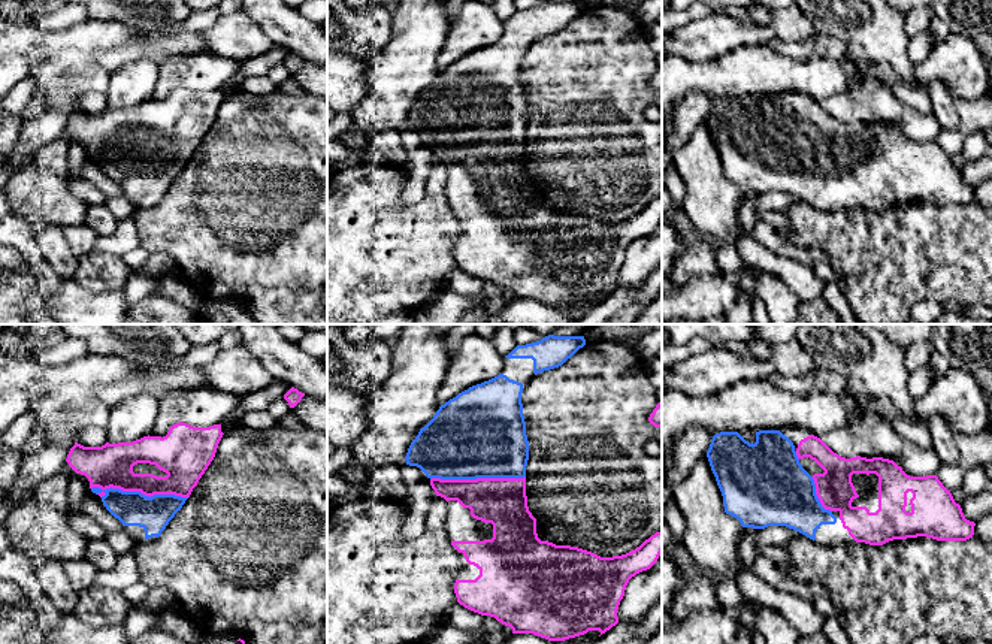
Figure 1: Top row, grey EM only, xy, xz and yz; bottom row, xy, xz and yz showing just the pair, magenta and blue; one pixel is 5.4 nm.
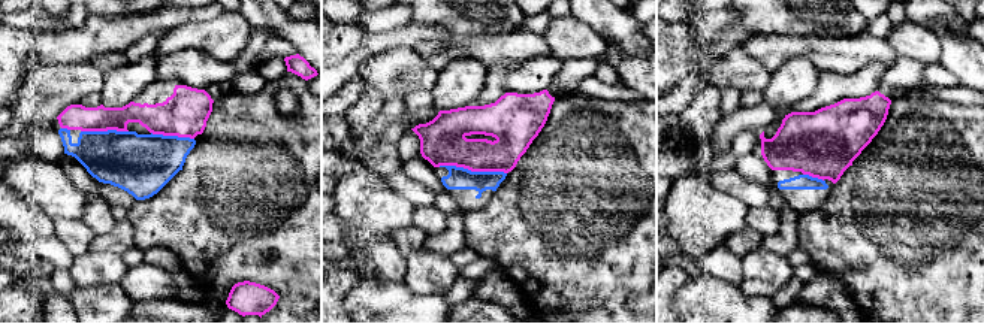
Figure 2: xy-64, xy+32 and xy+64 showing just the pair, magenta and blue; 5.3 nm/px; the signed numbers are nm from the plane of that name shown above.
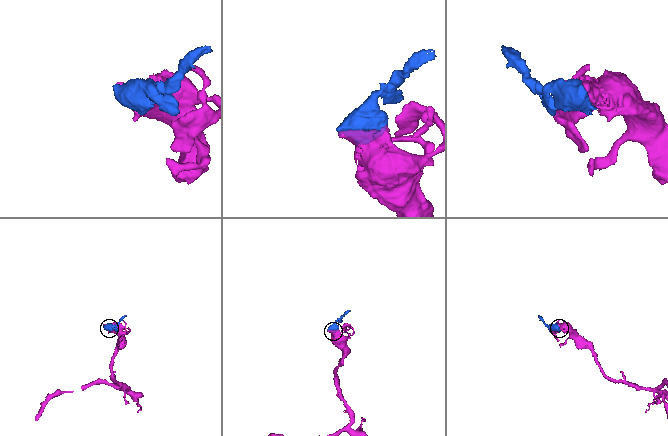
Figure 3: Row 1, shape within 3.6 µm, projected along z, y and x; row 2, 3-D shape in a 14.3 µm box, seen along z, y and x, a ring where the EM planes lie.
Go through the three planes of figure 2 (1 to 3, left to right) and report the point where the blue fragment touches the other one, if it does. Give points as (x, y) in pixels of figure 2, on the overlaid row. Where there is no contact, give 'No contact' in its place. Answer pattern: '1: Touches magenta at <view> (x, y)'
1: Touches magenta at xy-64 (103, 130)
2: Touches magenta at xy+32 (473, 170)
3: Touches magenta at xy+64 (814, 176)

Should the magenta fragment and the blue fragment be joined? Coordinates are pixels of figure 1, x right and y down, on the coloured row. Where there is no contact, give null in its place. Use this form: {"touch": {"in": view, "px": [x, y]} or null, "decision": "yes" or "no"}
{"touch": {"in": "xy", "px": [139, 490]}, "decision": "yes"}

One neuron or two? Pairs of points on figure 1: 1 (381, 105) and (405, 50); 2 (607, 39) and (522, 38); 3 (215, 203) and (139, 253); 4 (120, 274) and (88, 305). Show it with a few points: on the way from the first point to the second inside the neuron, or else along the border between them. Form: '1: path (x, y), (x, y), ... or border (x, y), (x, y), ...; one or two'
1: path (392, 91), (395, 79), (405, 67), (405, 63); one
2: border (535, 41), (523, 54); two
3: border (139, 245), (150, 253); two
4: border (72, 278), (82, 287), (97, 293), (121, 290); two

